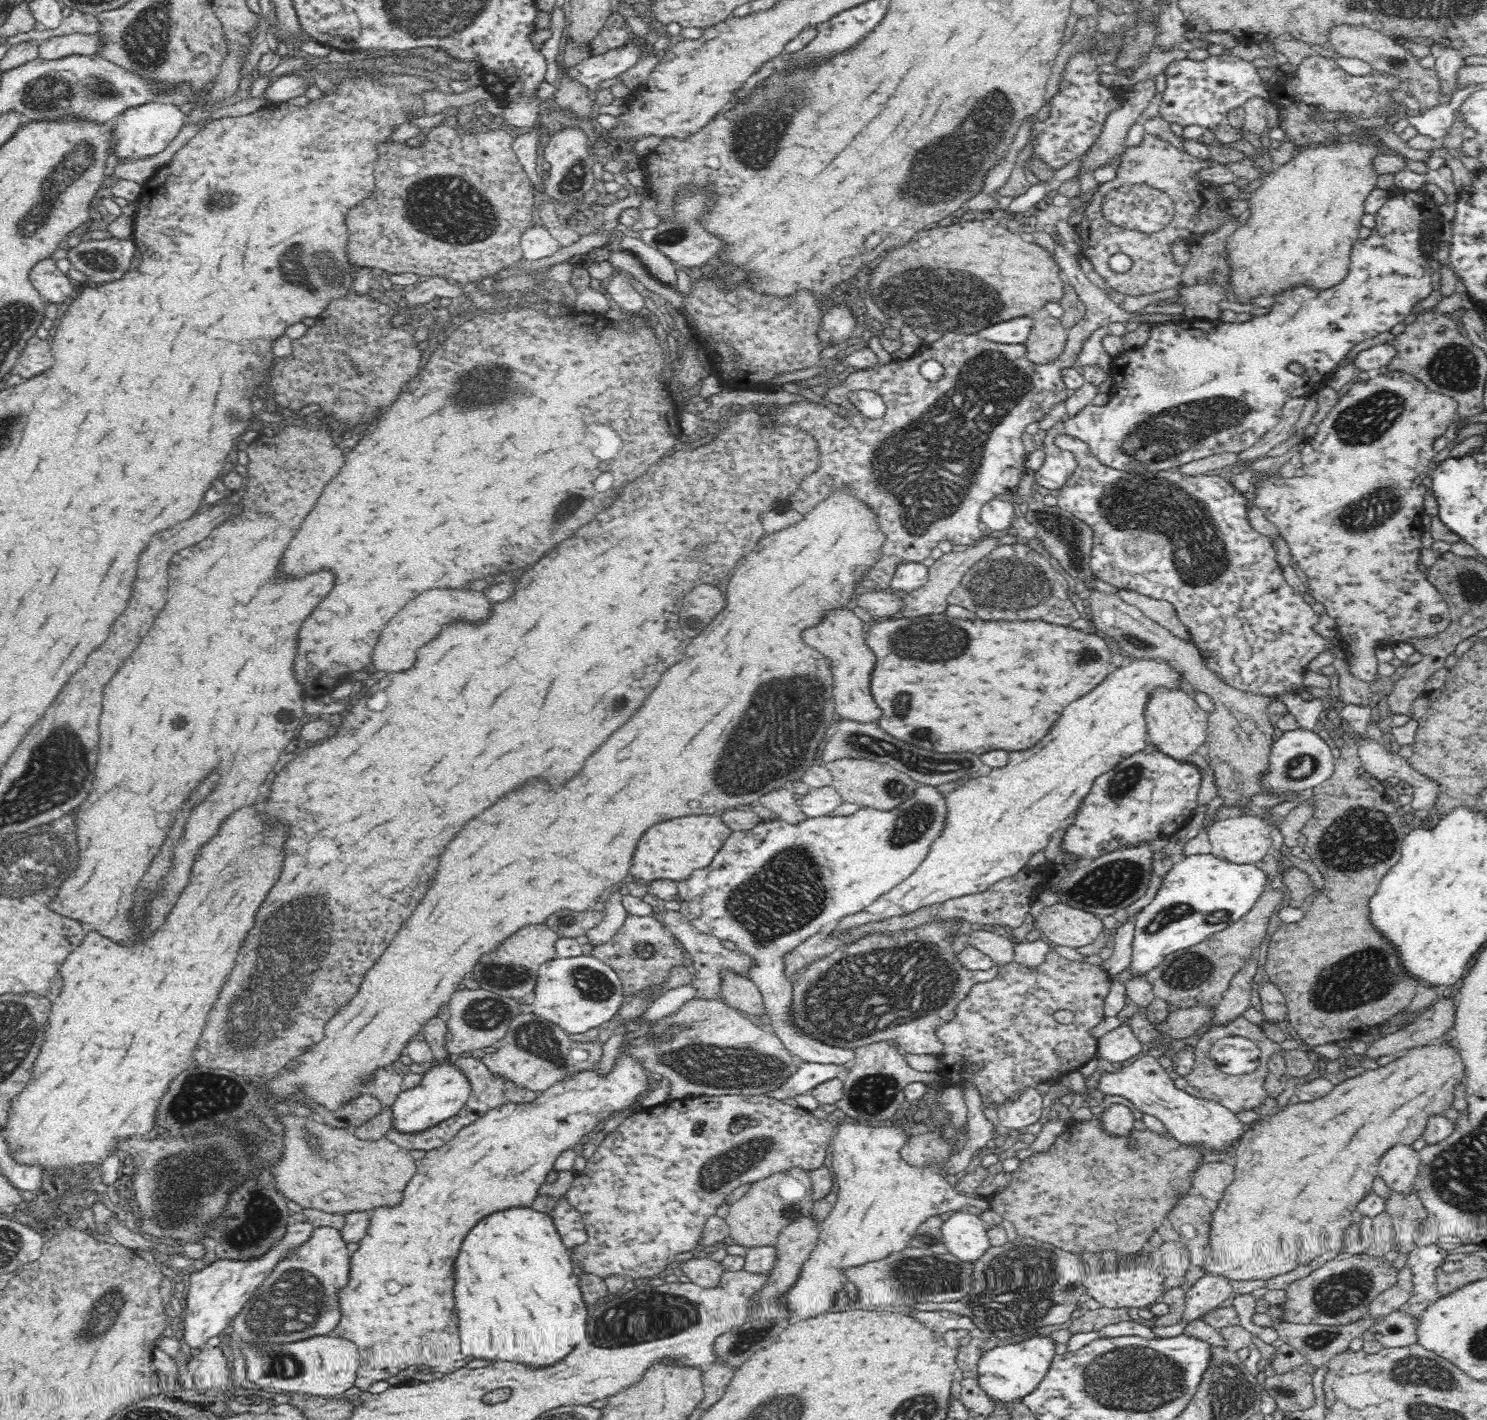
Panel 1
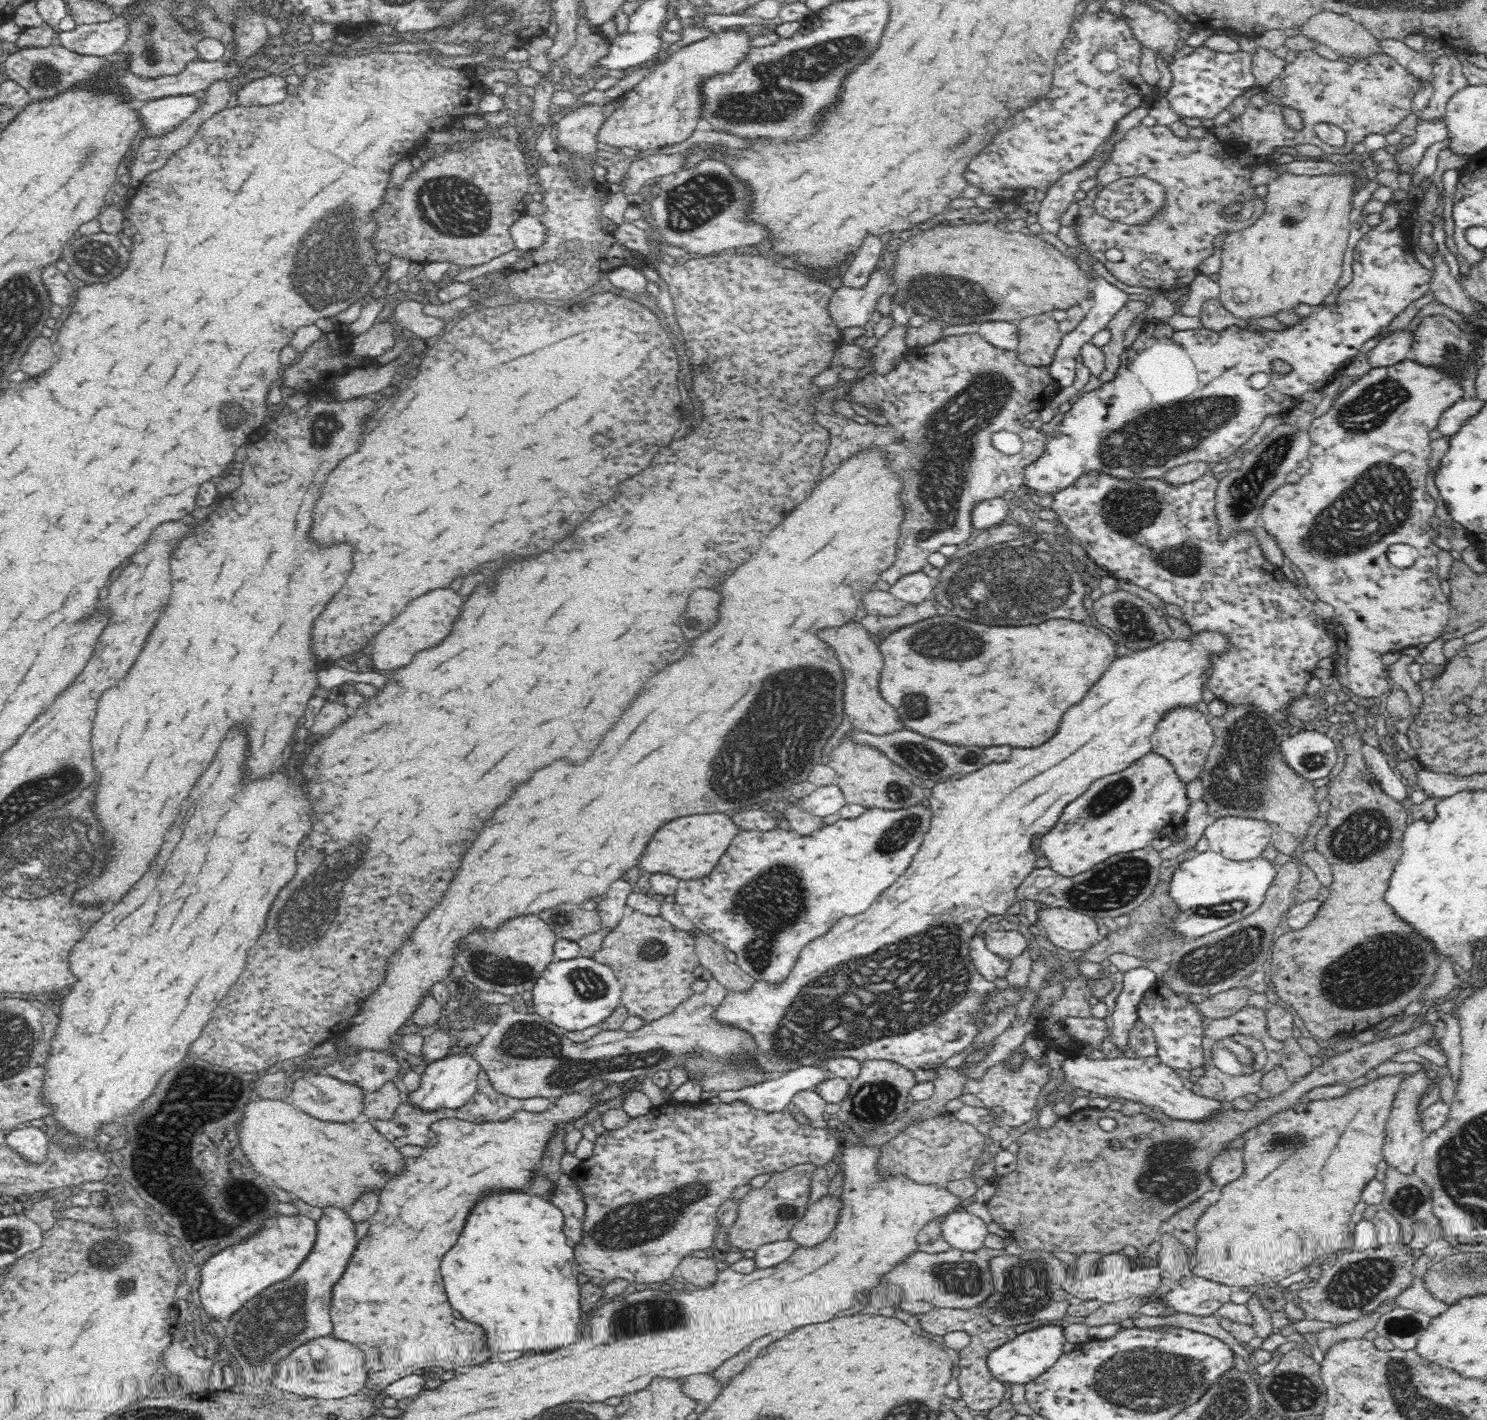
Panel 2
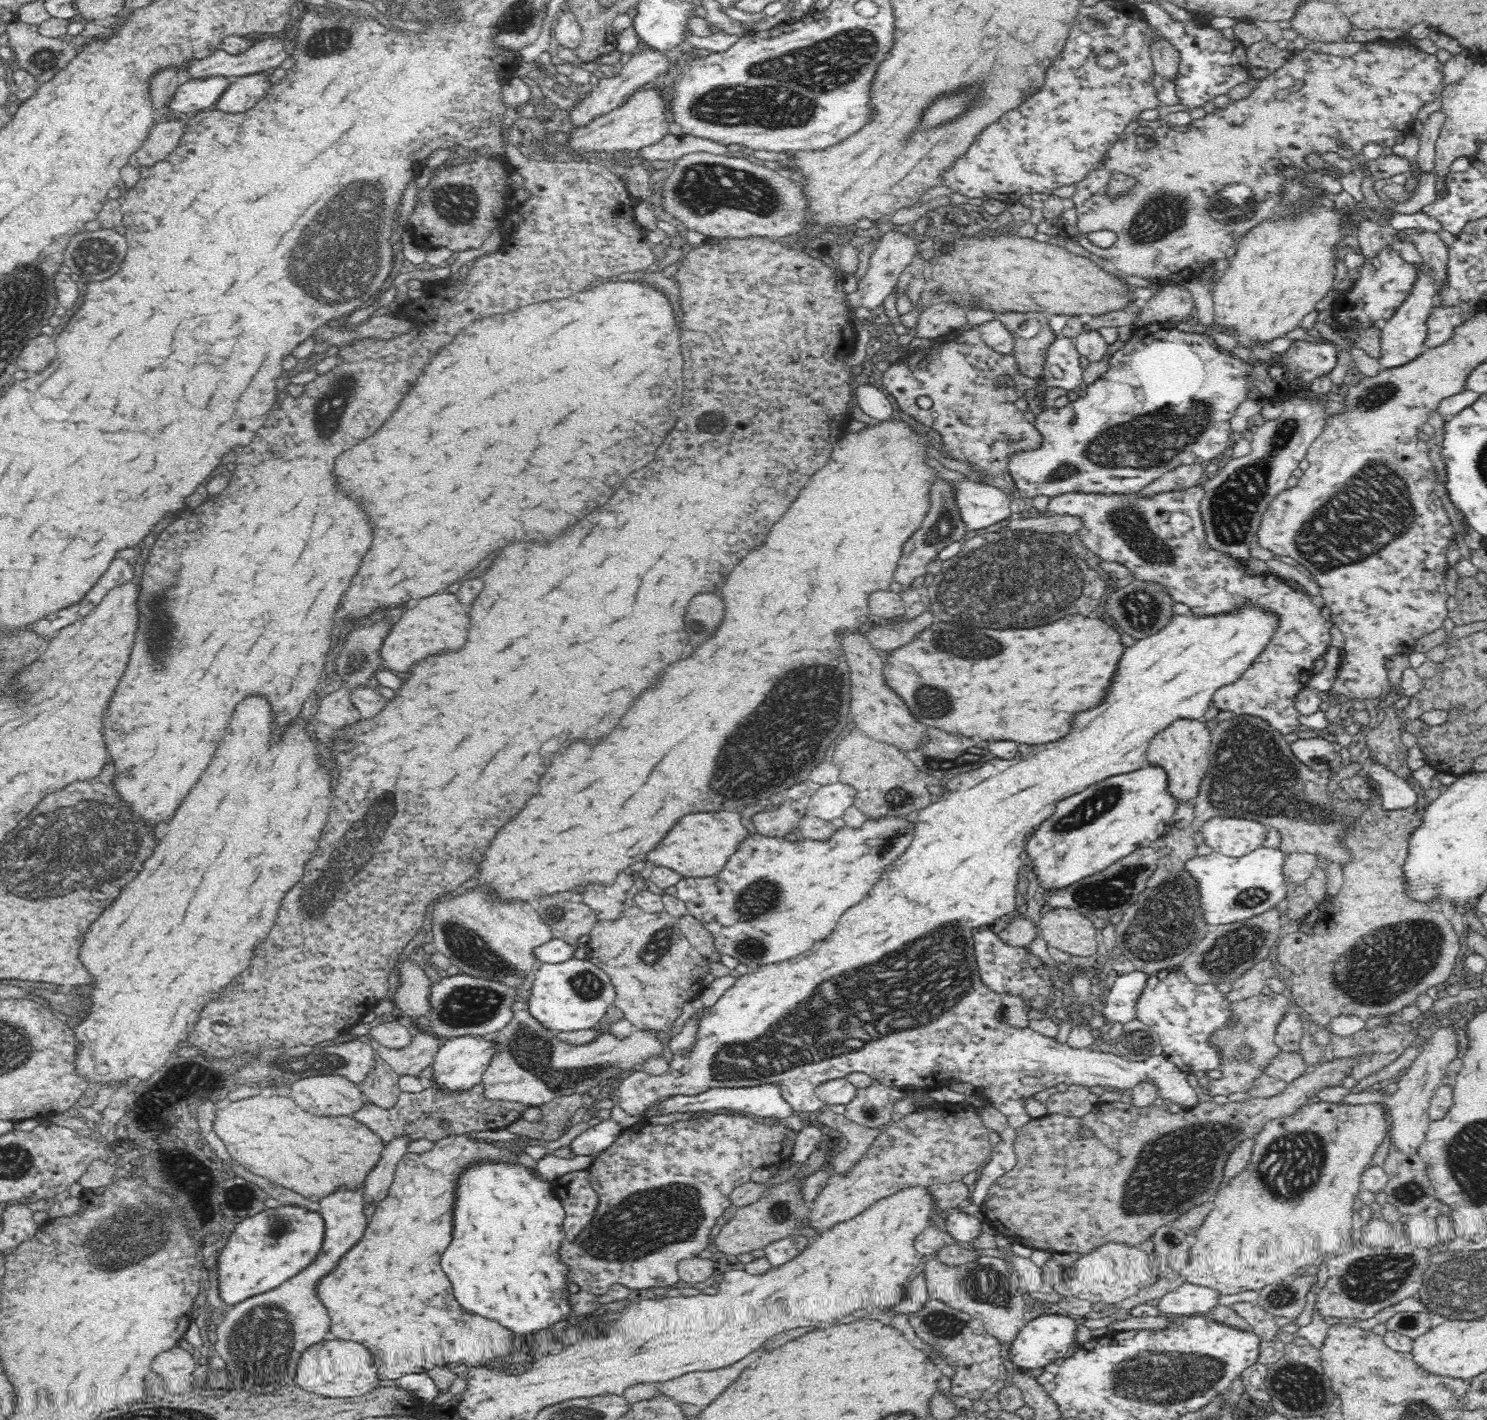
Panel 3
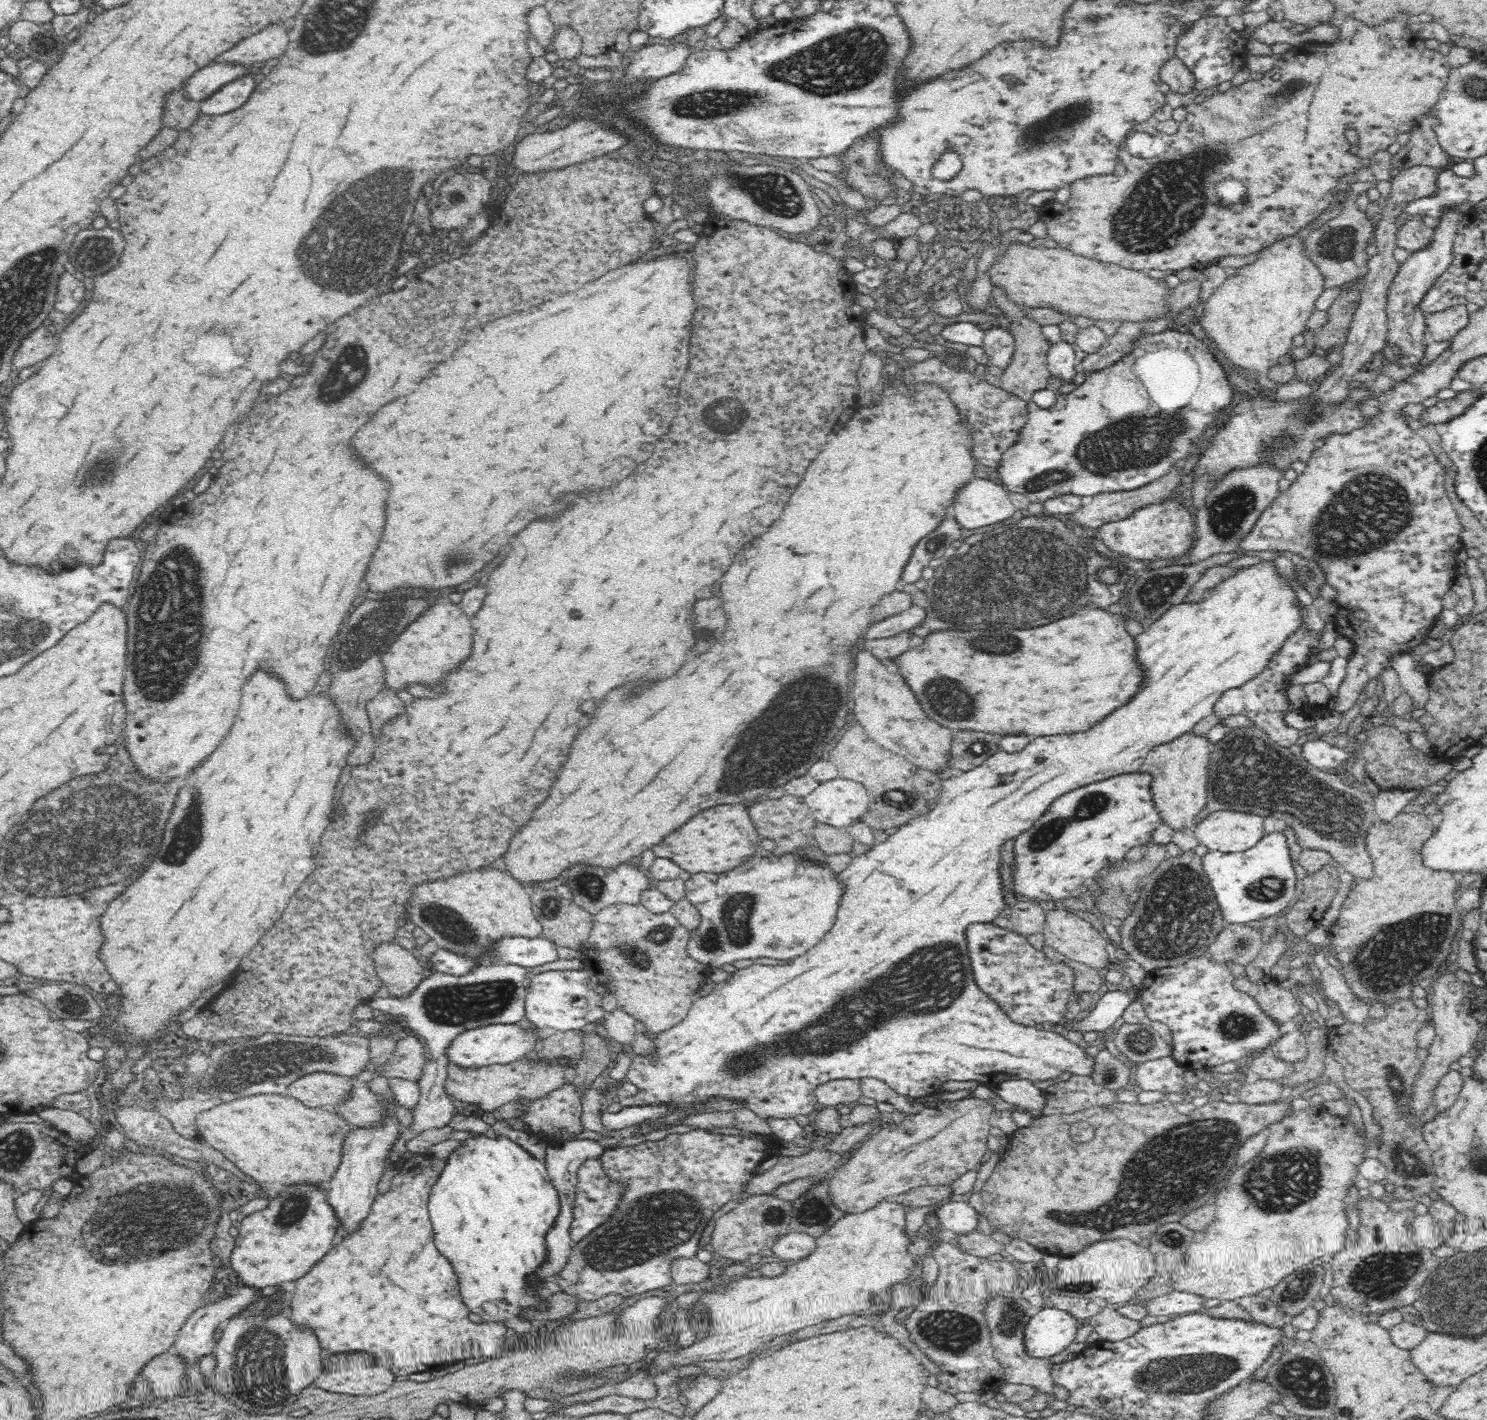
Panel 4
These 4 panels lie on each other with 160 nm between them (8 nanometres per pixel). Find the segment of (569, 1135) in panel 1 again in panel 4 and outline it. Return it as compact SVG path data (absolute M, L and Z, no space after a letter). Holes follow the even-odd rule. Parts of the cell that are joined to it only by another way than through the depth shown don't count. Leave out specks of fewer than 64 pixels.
M428 1155L402 1160L400 1173L392 1178L386 1194L375 1196L368 1216L359 1222L360 1228L343 1237L339 1244L314 1263L310 1272L295 1281L289 1323L300 1332L311 1331L324 1352L334 1355L368 1352L376 1356L380 1354L380 1358L390 1356L392 1352L402 1352L402 1368L392 1370L396 1375L454 1368L462 1363L495 1358L502 1353L508 1327L496 1321L470 1321L470 1311L462 1304L452 1264L432 1242L426 1200L431 1186L442 1172L443 1162Z

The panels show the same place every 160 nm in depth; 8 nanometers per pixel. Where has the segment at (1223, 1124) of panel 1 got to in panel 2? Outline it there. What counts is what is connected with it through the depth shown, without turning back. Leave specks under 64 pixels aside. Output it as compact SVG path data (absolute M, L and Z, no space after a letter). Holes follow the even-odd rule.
M1078 1054L1065 1056L1059 1064L1062 1073L1062 1084L1068 1088L1082 1088L1092 1091L1098 1096L1107 1096L1109 1099L1122 1097L1126 1100L1138 1101L1143 1106L1162 1108L1165 1116L1180 1120L1200 1120L1220 1109L1220 1102L1214 1099L1199 1096L1184 1086L1185 1078L1178 1076L1173 1068L1166 1066L1158 1055L1139 1058L1104 1057L1100 1060L1088 1058L1088 1055Z

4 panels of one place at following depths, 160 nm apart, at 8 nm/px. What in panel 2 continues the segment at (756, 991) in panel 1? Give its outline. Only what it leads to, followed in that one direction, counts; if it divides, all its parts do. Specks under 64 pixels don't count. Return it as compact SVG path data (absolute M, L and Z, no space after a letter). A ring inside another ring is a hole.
M695 927L690 932L694 944L695 955L706 975L710 975L726 992L744 992L750 990L756 980L744 972L737 963L731 963L726 958L726 950L715 941L711 935Z

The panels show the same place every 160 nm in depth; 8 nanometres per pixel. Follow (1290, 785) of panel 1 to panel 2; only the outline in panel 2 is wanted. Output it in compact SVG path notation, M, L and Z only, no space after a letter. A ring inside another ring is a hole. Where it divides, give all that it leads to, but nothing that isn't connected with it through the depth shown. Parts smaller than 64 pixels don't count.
M1308 730L1288 736L1282 742L1282 753L1294 771L1310 780L1326 778L1335 766L1338 754L1332 739Z

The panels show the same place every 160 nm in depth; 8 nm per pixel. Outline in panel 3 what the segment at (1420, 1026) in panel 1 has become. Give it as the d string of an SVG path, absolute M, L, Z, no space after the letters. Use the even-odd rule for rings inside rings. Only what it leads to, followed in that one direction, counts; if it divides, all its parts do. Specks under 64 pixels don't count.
M1328 1058L1325 1062L1314 1066L1309 1069L1301 1077L1288 1083L1288 1086L1284 1089L1284 1092L1277 1094L1270 1098L1248 1098L1244 1102L1231 1102L1226 1104L1217 1105L1216 1102L1209 1100L1205 1104L1198 1102L1191 1108L1186 1108L1177 1113L1171 1114L1166 1107L1146 1105L1144 1107L1138 1107L1131 1103L1124 1103L1115 1101L1113 1103L1098 1103L1093 1109L1085 1114L1082 1118L1074 1119L1066 1115L1044 1115L1037 1119L1031 1119L1024 1126L1017 1129L1017 1136L1014 1143L1014 1152L1018 1158L1018 1164L1006 1172L1004 1176L1000 1176L996 1183L989 1188L984 1202L981 1204L981 1210L985 1215L985 1221L996 1230L996 1232L1004 1237L1008 1237L1013 1243L1020 1243L1025 1246L1038 1248L1038 1250L1046 1250L1046 1252L1058 1252L1069 1253L1079 1252L1082 1255L1094 1250L1096 1246L1100 1246L1100 1242L1122 1242L1124 1244L1136 1247L1142 1242L1152 1237L1156 1232L1158 1226L1164 1226L1164 1224L1170 1224L1179 1218L1190 1208L1195 1208L1208 1202L1210 1198L1216 1196L1218 1188L1220 1188L1220 1182L1224 1178L1225 1167L1230 1159L1231 1153L1242 1143L1244 1140L1254 1140L1261 1129L1270 1120L1276 1120L1288 1115L1291 1115L1293 1111L1297 1111L1301 1106L1304 1106L1312 1096L1318 1094L1322 1088L1329 1086L1340 1085L1342 1080L1347 1074L1347 1068L1350 1066L1350 1060L1333 1060ZM1078 1126L1088 1126L1090 1130L1096 1132L1094 1138L1076 1138L1076 1134L1080 1132Z

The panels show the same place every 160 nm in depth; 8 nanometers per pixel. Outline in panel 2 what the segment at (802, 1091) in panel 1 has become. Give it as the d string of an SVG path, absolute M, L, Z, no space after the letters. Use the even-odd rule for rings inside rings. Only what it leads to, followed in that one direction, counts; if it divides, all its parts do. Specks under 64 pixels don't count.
M800 1066L796 1070L790 1070L783 1073L781 1076L770 1077L767 1080L754 1083L752 1085L740 1087L736 1090L716 1089L706 1090L701 1092L700 1103L703 1104L734 1104L734 1102L743 1102L756 1110L762 1112L784 1112L790 1104L791 1098L802 1089L813 1089L815 1086L822 1082L824 1079L831 1077L832 1073L828 1069L814 1068L813 1066Z

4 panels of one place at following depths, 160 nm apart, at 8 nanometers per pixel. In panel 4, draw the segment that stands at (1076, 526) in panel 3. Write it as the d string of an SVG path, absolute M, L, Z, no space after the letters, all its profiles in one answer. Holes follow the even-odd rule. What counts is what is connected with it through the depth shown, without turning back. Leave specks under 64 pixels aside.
M1172 468L1162 478L1149 482L1140 488L1118 492L1101 492L1097 495L1092 495L1092 500L1088 504L1082 505L1071 514L1071 522L1082 527L1099 528L1110 522L1124 520L1132 516L1136 510L1155 504L1158 500L1164 500L1164 496L1166 498L1169 497L1172 492L1176 491L1176 486L1182 484L1182 478L1184 478L1183 470L1181 468Z

